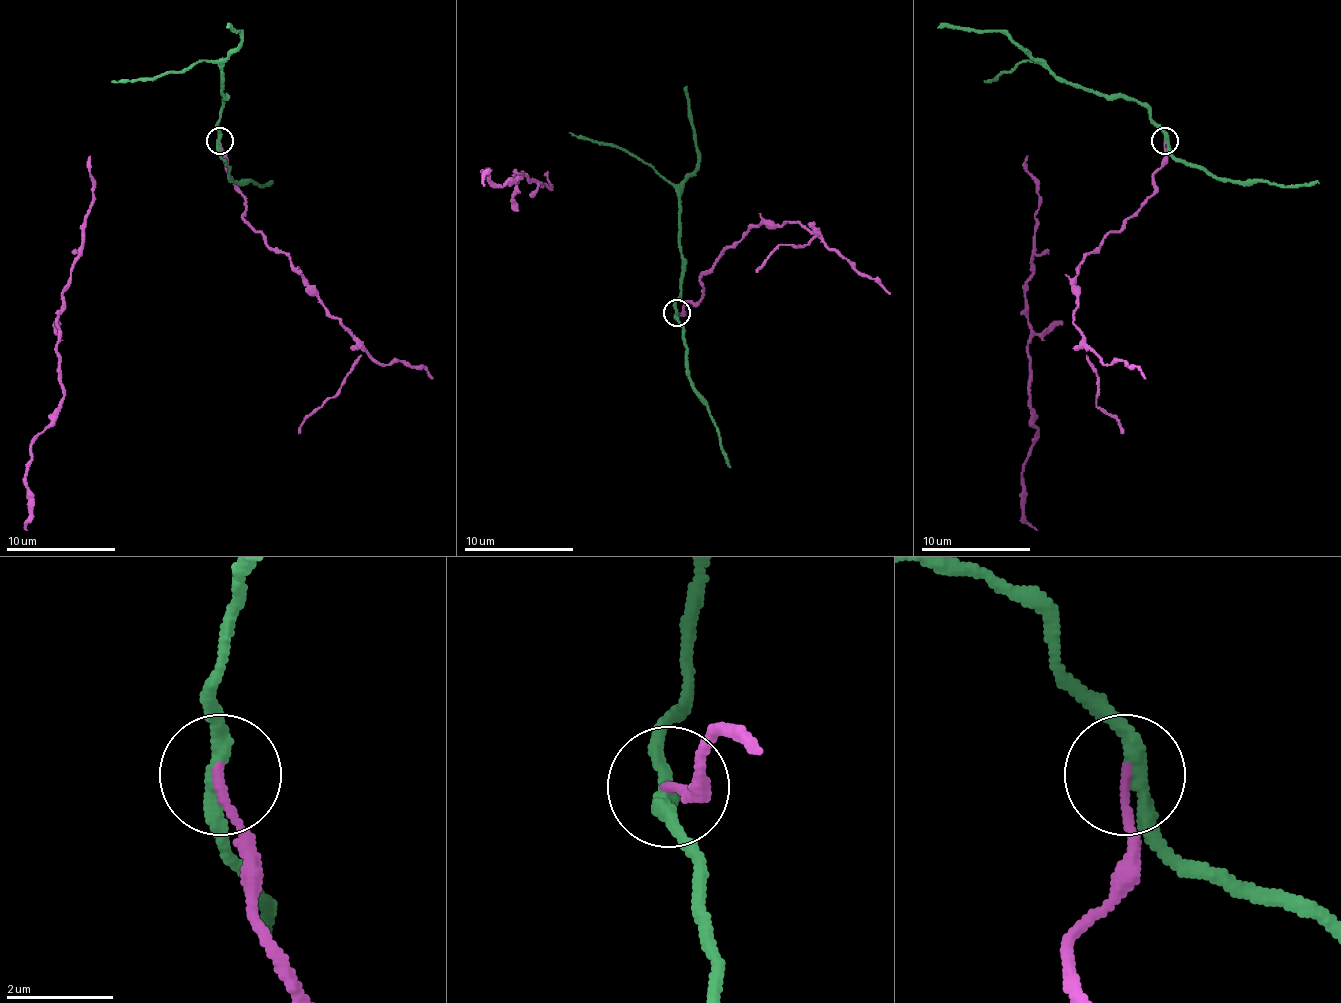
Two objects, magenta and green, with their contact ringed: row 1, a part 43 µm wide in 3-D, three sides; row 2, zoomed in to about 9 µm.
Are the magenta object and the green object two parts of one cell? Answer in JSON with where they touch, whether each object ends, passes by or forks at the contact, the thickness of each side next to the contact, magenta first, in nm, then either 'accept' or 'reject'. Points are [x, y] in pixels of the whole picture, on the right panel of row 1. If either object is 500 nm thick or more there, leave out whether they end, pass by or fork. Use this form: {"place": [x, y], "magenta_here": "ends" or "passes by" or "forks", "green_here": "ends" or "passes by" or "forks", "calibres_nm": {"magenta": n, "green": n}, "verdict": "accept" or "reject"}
{"place": [1164, 141], "magenta_here": "ends", "green_here": "passes by", "calibres_nm": {"magenta": 160, "green": 280}, "verdict": "reject"}

